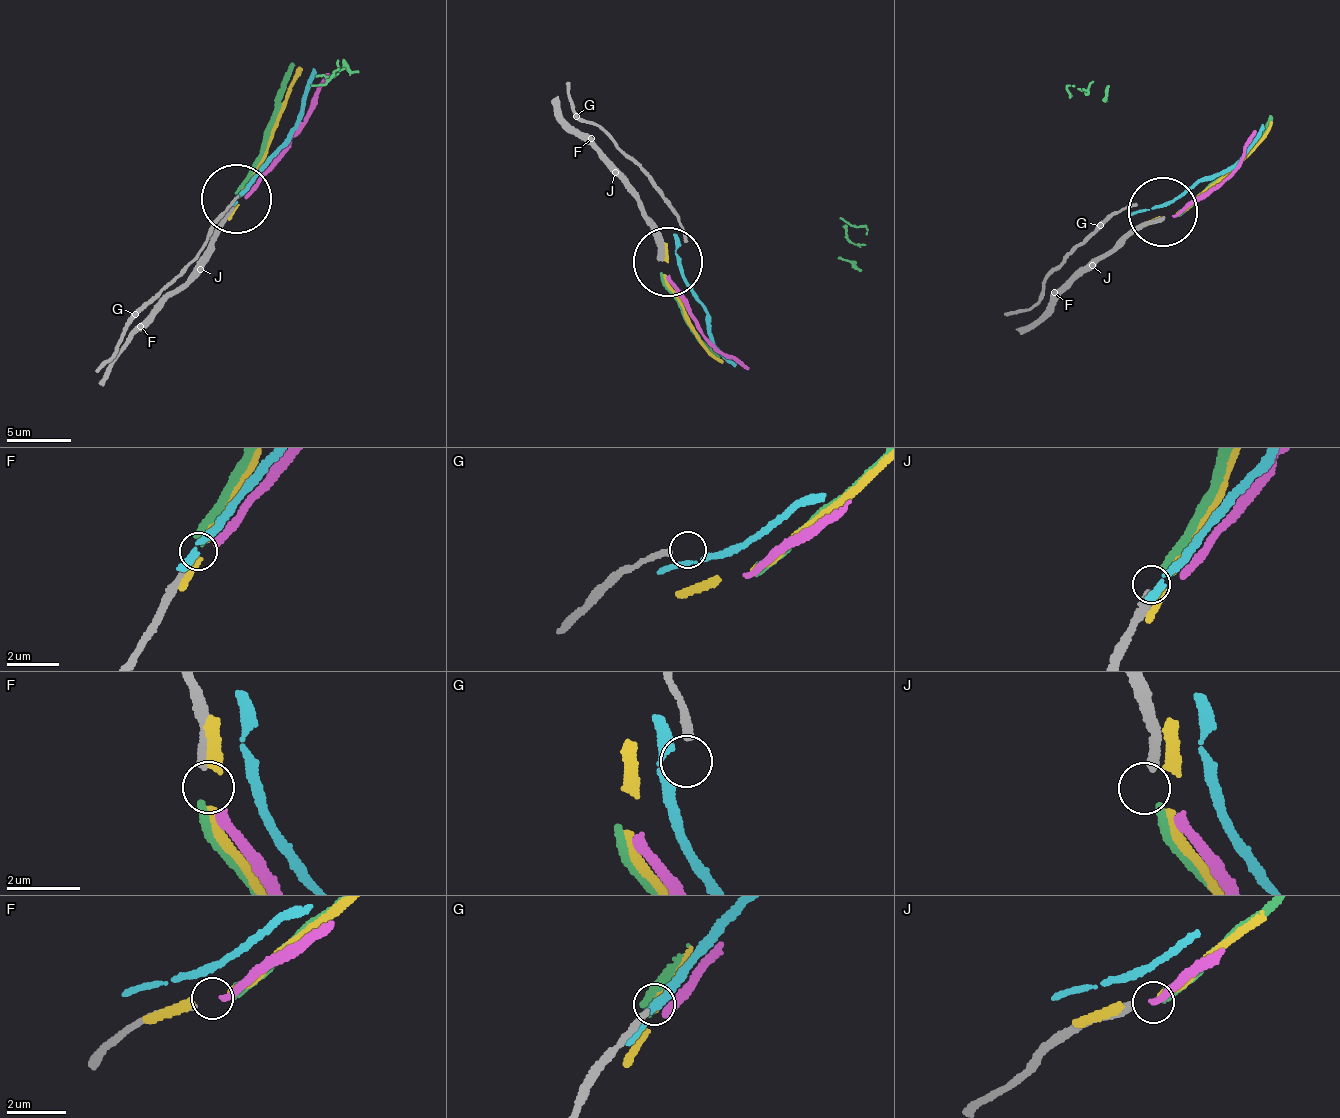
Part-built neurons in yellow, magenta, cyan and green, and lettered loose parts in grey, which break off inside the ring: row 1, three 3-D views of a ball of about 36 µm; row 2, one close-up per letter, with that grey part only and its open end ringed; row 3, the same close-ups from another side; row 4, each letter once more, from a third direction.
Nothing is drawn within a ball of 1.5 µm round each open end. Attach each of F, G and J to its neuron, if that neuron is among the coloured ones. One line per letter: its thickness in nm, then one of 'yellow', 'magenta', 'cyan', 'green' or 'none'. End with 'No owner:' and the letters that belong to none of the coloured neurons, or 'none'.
F: 220 nm thick; magenta
G: 220 nm thick; none
J: 320 nm thick; green
No owner: G

